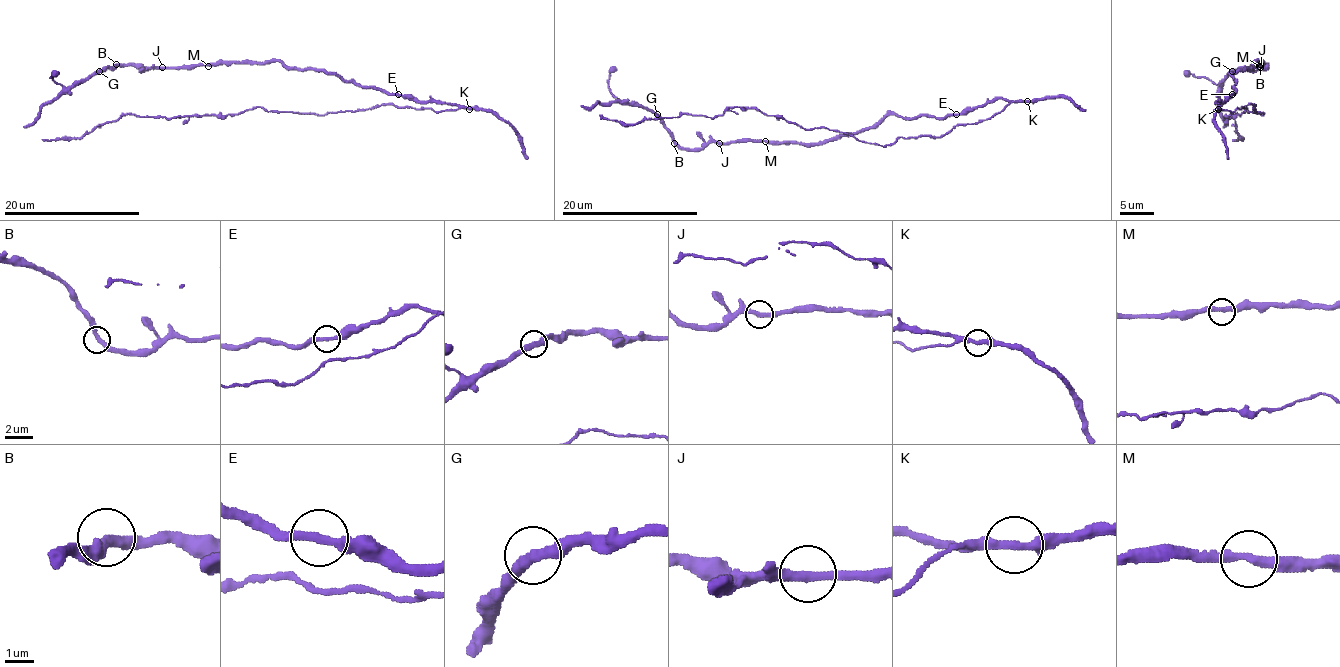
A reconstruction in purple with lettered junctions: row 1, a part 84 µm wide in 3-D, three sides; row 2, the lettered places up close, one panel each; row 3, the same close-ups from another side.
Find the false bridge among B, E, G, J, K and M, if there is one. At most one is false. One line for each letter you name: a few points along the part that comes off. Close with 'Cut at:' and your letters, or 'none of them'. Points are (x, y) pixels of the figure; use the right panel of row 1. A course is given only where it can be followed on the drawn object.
Cut at: none of them

